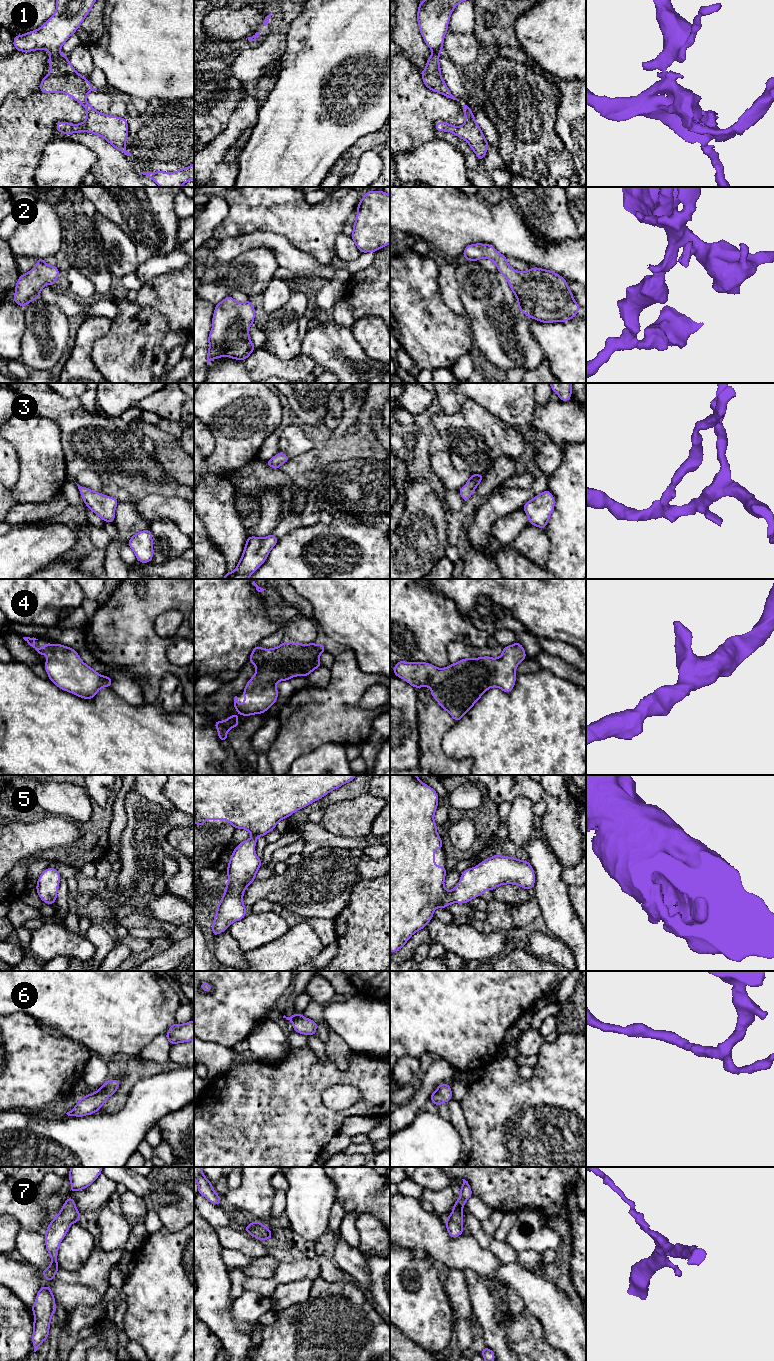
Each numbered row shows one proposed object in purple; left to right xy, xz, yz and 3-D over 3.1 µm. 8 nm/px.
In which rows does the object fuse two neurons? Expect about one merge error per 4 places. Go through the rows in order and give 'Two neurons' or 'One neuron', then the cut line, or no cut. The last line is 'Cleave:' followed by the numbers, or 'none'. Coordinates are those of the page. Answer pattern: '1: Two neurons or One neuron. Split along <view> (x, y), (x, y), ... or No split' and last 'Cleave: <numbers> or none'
1: Two neurons. Split along xy (59, 52), (52, 54)
2: One neuron. No split
3: One neuron. No split
4: One neuron. No split
5: One neuron. No split
6: One neuron. No split
7: One neuron. No split
Cleave: 1

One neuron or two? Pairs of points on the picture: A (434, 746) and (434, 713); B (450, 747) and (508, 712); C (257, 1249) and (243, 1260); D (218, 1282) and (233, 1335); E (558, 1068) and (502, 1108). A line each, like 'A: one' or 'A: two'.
A: one
B: one
C: two
D: one
E: one

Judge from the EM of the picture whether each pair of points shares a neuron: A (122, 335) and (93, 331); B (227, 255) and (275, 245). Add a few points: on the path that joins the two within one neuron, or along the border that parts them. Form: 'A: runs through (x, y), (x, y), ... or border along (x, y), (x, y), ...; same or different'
A: border along (111, 318), (110, 329), (93, 344), (91, 351); different
B: runs through (239, 244), (249, 241), (263, 241); same

